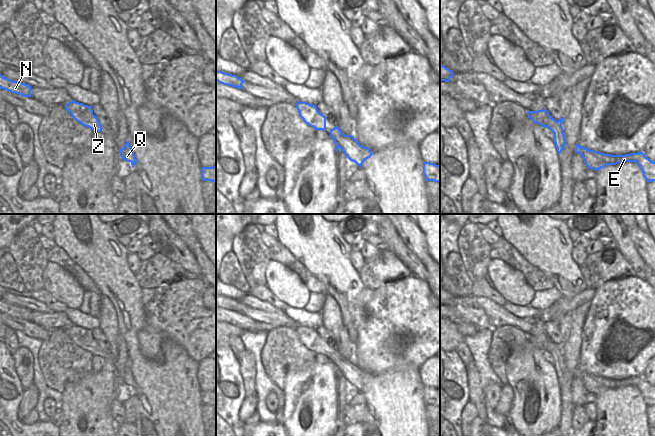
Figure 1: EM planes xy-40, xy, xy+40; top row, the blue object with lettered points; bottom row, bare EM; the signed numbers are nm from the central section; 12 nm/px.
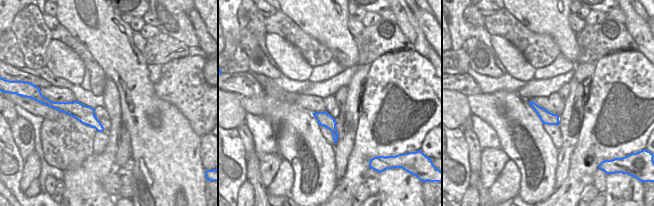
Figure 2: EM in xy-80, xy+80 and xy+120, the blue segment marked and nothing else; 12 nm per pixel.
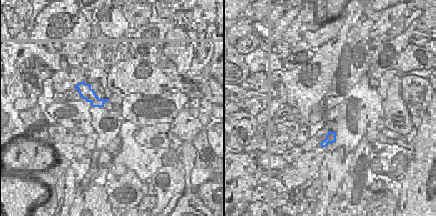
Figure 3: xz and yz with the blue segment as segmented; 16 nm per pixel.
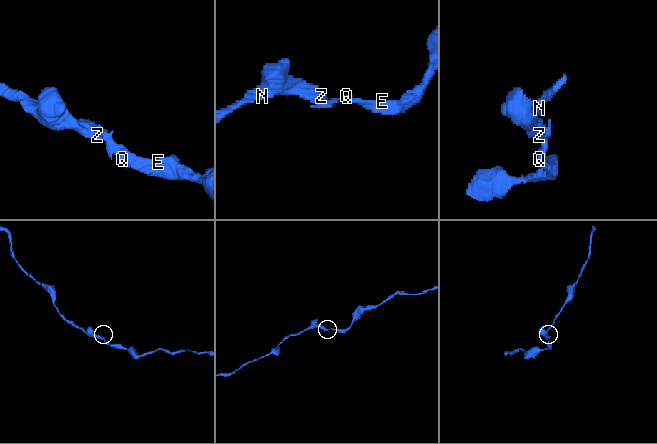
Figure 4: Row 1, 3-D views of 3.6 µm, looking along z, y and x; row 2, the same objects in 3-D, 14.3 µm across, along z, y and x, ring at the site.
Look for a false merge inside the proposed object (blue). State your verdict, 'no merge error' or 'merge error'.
no merge error

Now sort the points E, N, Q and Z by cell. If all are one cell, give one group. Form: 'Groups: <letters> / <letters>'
Groups: E N Q Z

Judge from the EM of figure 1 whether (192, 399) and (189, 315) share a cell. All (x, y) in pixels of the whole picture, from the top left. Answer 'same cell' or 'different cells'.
different cells

